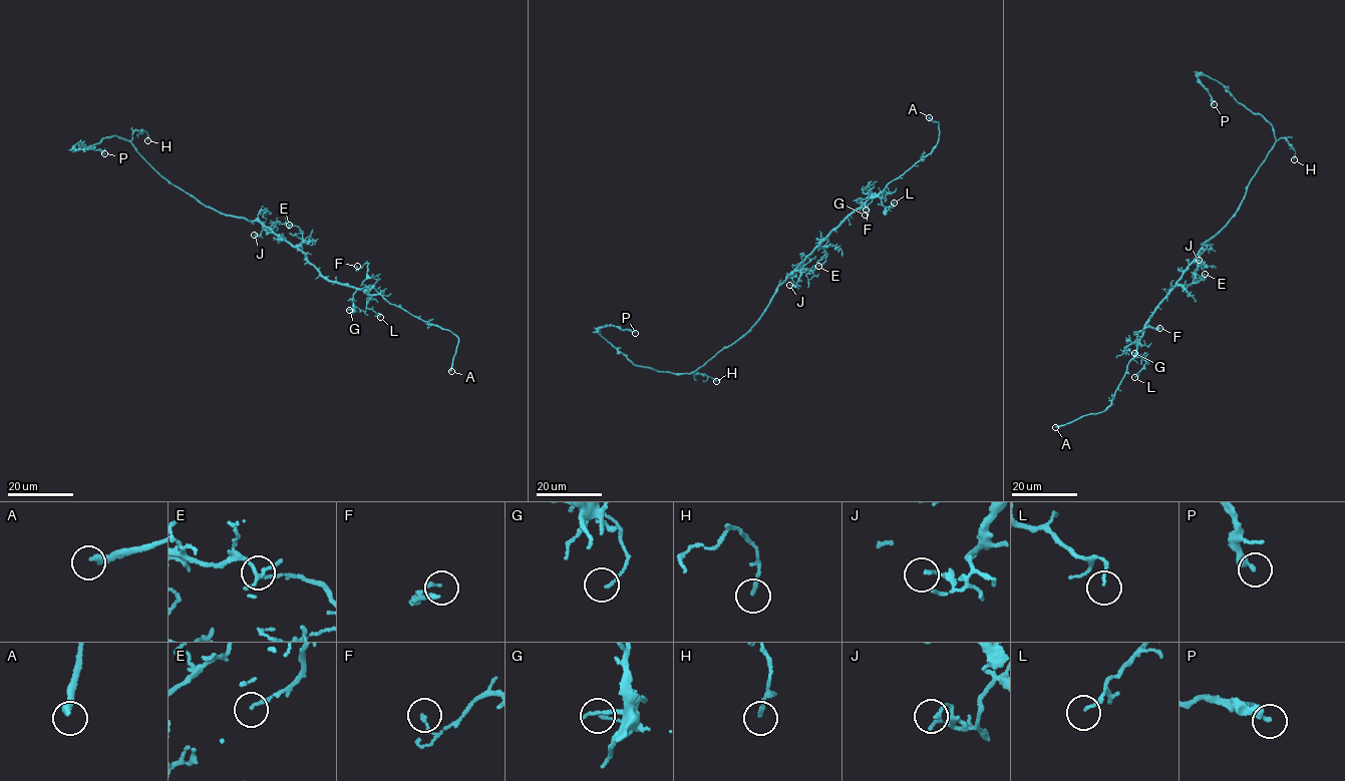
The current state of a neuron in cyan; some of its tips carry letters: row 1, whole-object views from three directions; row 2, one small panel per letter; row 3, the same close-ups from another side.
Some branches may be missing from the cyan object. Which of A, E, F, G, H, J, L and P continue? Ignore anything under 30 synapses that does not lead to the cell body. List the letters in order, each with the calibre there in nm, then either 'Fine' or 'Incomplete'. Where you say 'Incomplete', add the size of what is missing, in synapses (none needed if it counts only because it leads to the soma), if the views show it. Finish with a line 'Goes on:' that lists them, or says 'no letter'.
A: Thickness 320 nm. Incomplete
E: Thickness 130 nm. Fine
F: Thickness 140 nm. Fine
G: Thickness 110 nm. Fine
H: Thickness 140 nm. Fine
J: Thickness 140 nm. Fine
L: Thickness 100 nm. Fine
P: Thickness 280 nm. Fine
Goes on: A

